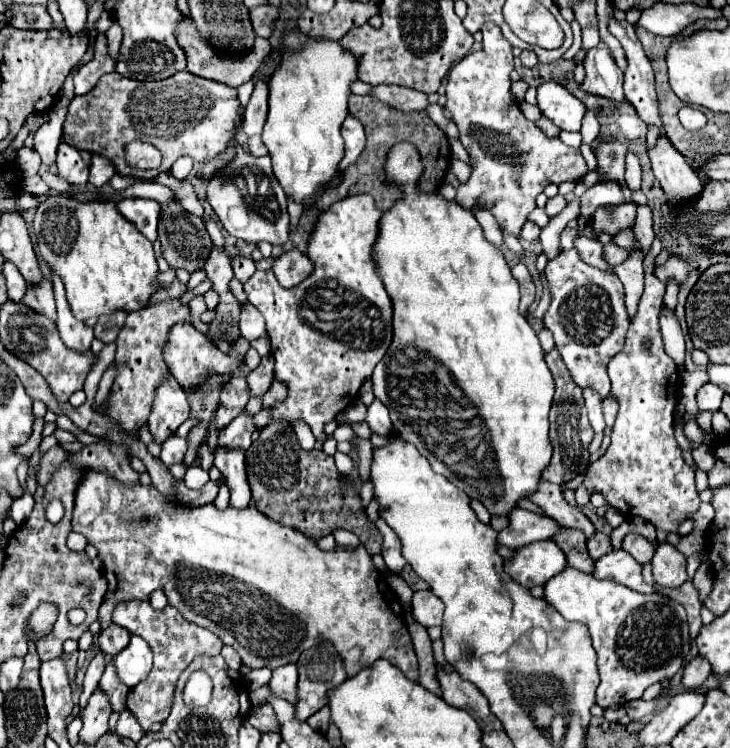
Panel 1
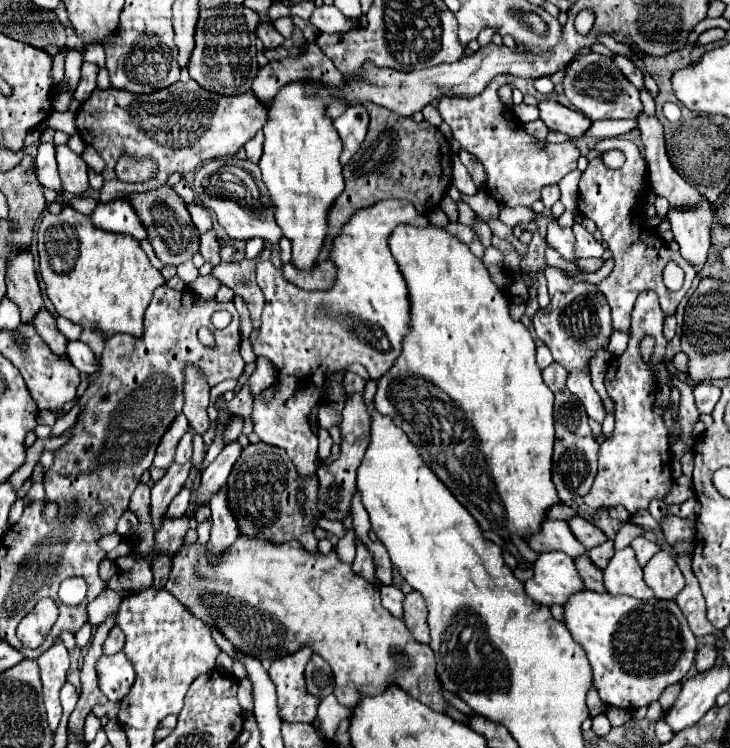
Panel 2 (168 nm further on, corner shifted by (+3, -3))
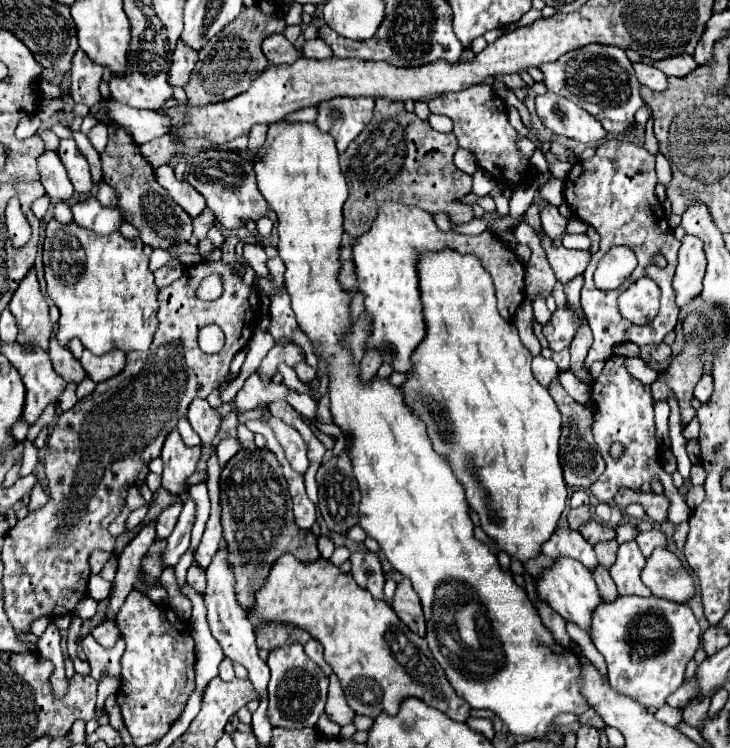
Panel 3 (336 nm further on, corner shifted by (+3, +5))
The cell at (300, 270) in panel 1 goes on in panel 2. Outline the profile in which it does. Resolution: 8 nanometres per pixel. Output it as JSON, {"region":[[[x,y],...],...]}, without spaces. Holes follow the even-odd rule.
{"region":[[[318,262],[318,266],[312,272],[296,272],[294,264],[284,264],[282,272],[286,276],[286,280],[290,280],[292,284],[296,284],[302,290],[330,290],[336,280],[336,270],[334,270],[334,262]]]}

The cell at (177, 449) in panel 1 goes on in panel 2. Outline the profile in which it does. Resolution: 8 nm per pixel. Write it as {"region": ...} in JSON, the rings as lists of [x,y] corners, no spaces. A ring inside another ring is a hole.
{"region":[[[188,430],[182,436],[182,440],[180,440],[178,448],[176,448],[176,462],[178,464],[186,464],[192,458],[192,438],[194,438],[194,432],[192,430]]]}

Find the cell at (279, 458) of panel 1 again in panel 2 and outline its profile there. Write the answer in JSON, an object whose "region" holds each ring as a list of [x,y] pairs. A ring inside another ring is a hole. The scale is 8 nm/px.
{"region":[[[264,442],[248,444],[228,476],[226,490],[228,506],[236,516],[242,536],[262,538],[274,544],[298,540],[304,546],[304,550],[308,552],[318,550],[318,540],[312,534],[312,522],[320,520],[320,514],[316,512],[318,478],[316,476],[308,478],[308,498],[302,512],[302,508],[296,504],[296,492],[304,492],[306,486],[304,480],[296,476],[296,468],[282,448],[272,448],[270,444]]]}

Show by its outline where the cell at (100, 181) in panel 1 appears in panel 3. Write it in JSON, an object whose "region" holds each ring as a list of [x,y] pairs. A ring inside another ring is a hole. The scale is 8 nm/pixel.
{"region":[[[96,124],[90,132],[88,132],[88,140],[92,142],[92,146],[96,148],[98,154],[104,152],[106,144],[108,144],[108,128],[106,124]]]}

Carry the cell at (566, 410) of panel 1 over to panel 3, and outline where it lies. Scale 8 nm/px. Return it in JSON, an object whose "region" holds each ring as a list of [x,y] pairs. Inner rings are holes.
{"region":[[[558,376],[550,382],[548,386],[548,392],[550,396],[554,398],[554,402],[558,404],[558,410],[562,414],[562,436],[560,436],[560,464],[562,464],[562,472],[564,472],[564,480],[566,480],[566,486],[570,490],[574,488],[590,488],[598,478],[600,474],[604,472],[604,460],[596,448],[596,442],[594,442],[594,436],[592,436],[592,412],[574,402],[566,390],[562,388]]]}

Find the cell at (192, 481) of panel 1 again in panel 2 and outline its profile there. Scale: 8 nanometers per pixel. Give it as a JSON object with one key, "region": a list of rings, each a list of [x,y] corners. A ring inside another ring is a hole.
{"region":[[[182,488],[182,490],[180,490],[180,494],[178,494],[178,496],[176,496],[176,498],[170,502],[166,516],[168,516],[168,518],[182,516],[182,514],[186,512],[186,508],[188,508],[188,498],[190,498],[190,490]]]}

